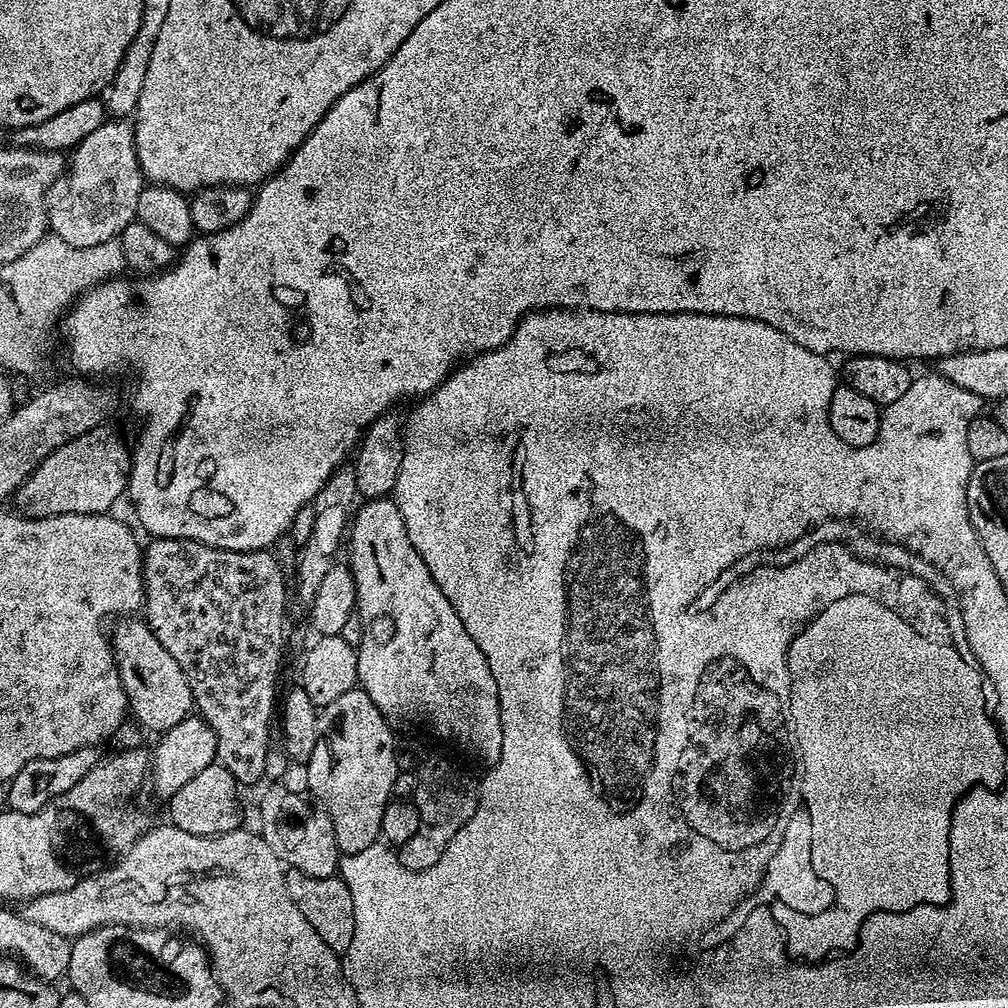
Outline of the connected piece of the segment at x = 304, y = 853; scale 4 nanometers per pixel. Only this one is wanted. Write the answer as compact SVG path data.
M274 782L270 784L260 798L258 812L260 814L260 825L258 825L261 836L270 850L278 855L282 864L287 867L302 870L311 877L332 877L339 871L340 851L337 839L334 835L334 826L330 822L330 816L307 791L296 792L284 786L285 783Z

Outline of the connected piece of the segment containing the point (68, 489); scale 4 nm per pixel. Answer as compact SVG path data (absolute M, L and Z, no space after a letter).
M108 426L92 428L86 434L66 442L66 446L58 446L46 459L38 465L28 476L27 480L16 489L14 493L15 511L19 515L29 517L33 520L41 520L47 516L58 514L86 514L87 512L98 512L108 514L113 511L112 507L119 502L128 491L128 469L132 466L129 445L120 441L116 432L111 432Z

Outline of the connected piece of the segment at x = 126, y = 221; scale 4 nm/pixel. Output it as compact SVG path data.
M124 118L105 119L104 124L94 130L94 134L82 138L79 146L71 150L64 175L59 176L48 188L48 227L55 236L62 238L62 242L70 242L70 246L79 248L116 240L120 232L136 220L138 194L142 194L145 186L146 181L136 153L133 125Z

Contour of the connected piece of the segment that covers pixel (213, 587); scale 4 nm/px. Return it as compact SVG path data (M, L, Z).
M156 538L152 545L143 549L144 554L144 607L143 615L146 617L148 629L155 634L158 642L170 650L170 658L182 666L182 674L192 687L192 702L195 711L214 730L216 735L216 759L235 778L237 785L256 784L265 779L266 756L270 749L268 739L274 736L274 713L278 708L278 692L276 696L276 679L280 676L280 658L284 654L284 611L288 608L288 596L290 600L290 584L284 581L284 572L280 564L268 550L259 552L235 552L225 548L206 546L197 540L179 540L178 538Z

